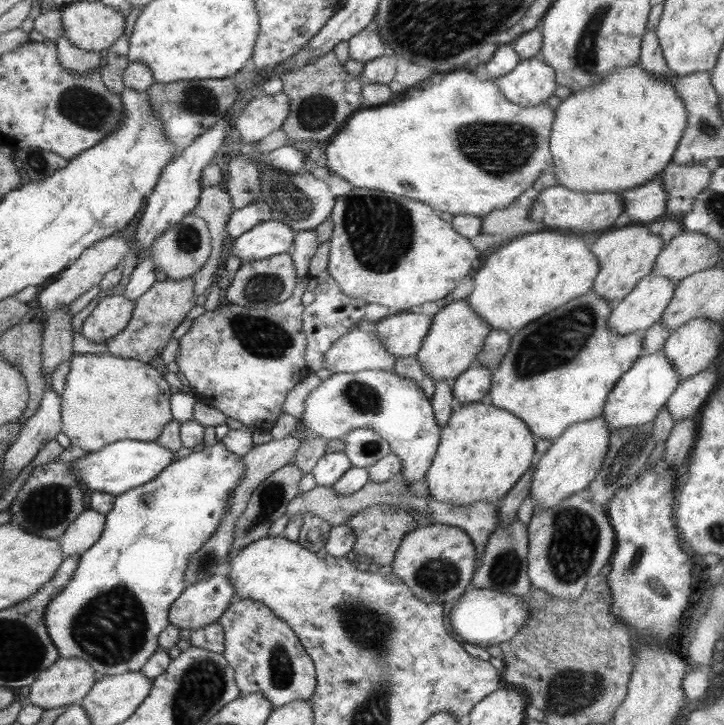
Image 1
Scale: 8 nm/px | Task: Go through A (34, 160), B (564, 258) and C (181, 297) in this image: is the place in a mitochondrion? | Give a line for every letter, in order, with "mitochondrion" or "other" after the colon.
A: mitochondrion
B: other
C: other

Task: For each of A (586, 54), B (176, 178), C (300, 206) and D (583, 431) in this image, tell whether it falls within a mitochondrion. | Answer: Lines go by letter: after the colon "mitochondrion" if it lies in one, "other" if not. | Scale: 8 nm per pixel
A: mitochondrion
B: other
C: mitochondrion
D: other

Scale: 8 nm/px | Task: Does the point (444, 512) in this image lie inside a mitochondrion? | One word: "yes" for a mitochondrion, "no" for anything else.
no

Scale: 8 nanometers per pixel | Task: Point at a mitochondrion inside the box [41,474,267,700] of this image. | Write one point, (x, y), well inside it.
(111, 630)

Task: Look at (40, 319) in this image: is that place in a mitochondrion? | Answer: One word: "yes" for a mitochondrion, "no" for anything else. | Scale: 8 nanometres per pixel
no

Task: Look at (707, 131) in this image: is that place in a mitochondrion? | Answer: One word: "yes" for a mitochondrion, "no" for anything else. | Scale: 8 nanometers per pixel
yes

